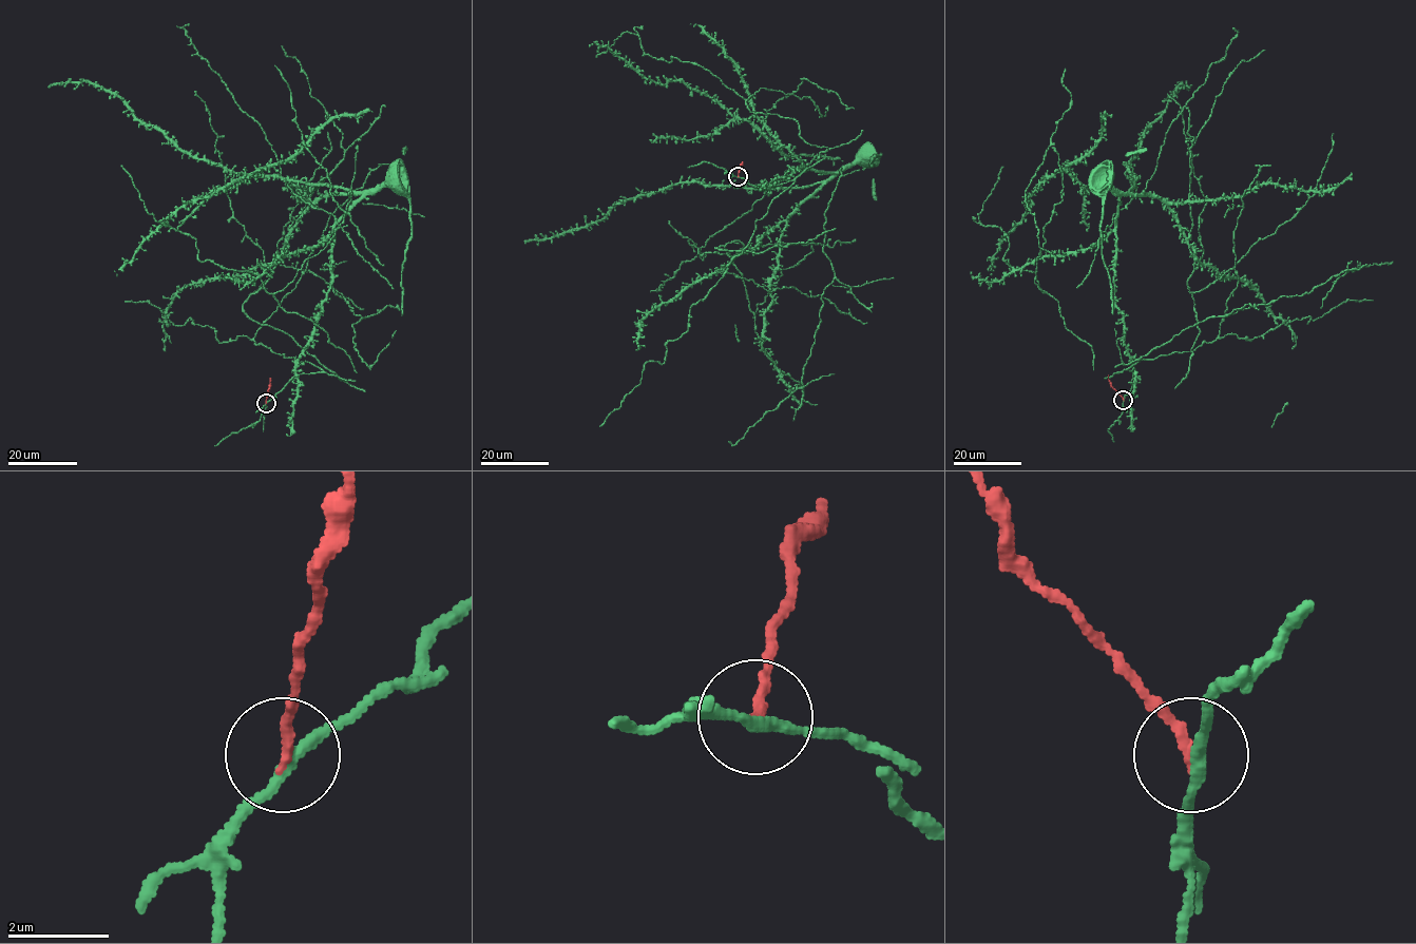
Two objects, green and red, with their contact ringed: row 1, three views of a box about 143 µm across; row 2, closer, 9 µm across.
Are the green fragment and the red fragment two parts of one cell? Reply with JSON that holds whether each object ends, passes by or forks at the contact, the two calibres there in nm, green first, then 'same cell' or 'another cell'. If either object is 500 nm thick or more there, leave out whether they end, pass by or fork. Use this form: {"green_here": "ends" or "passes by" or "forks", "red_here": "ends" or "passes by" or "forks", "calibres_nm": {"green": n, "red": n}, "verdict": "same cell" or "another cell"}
{"green_here": "passes by", "red_here": "ends", "calibres_nm": {"green": 220, "red": 200}, "verdict": "another cell"}

